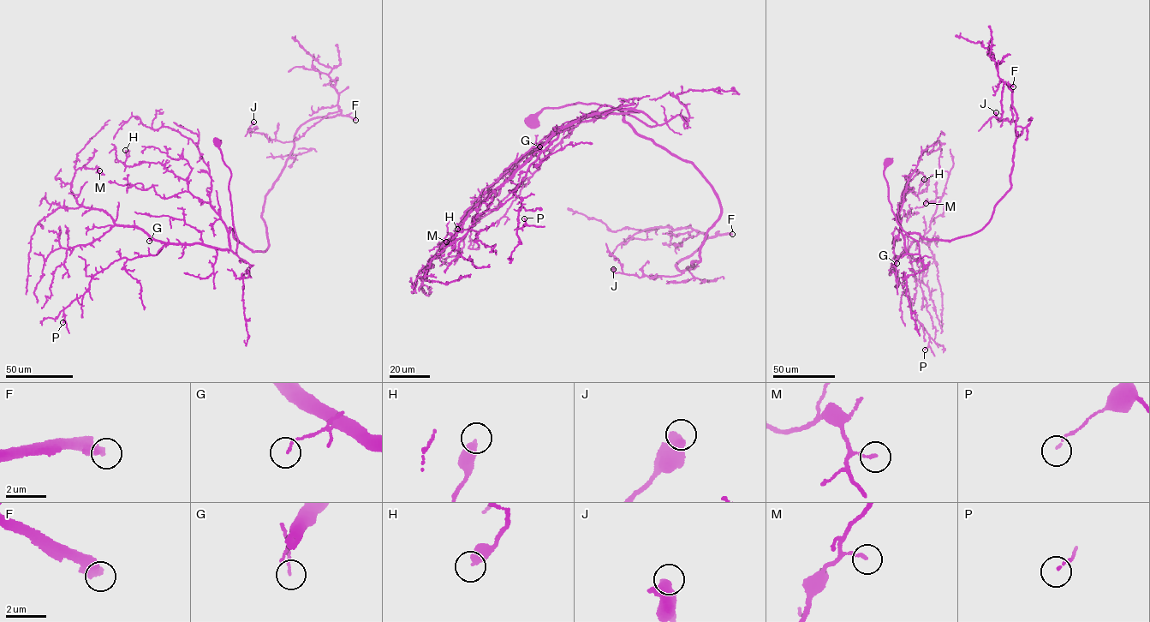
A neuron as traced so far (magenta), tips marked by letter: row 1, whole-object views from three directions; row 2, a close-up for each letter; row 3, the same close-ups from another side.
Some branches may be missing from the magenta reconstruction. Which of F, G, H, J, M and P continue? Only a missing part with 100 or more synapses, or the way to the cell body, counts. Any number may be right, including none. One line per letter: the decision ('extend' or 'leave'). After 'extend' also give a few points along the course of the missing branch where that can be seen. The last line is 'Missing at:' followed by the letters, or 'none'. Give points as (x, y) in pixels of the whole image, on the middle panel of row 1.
F: extend
G: leave
H: leave
J: leave
M: leave
P: leave
Missing at: F

